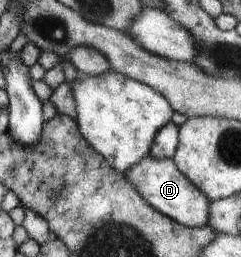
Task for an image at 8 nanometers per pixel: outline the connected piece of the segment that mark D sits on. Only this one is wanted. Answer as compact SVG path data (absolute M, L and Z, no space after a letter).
M146 155L136 166L126 171L126 177L134 187L141 191L145 199L150 203L150 207L161 211L162 215L177 220L178 223L186 227L202 227L208 225L210 221L210 211L212 211L212 201L209 196L196 187L194 183L181 172L177 163L172 158L158 159L152 155Z

